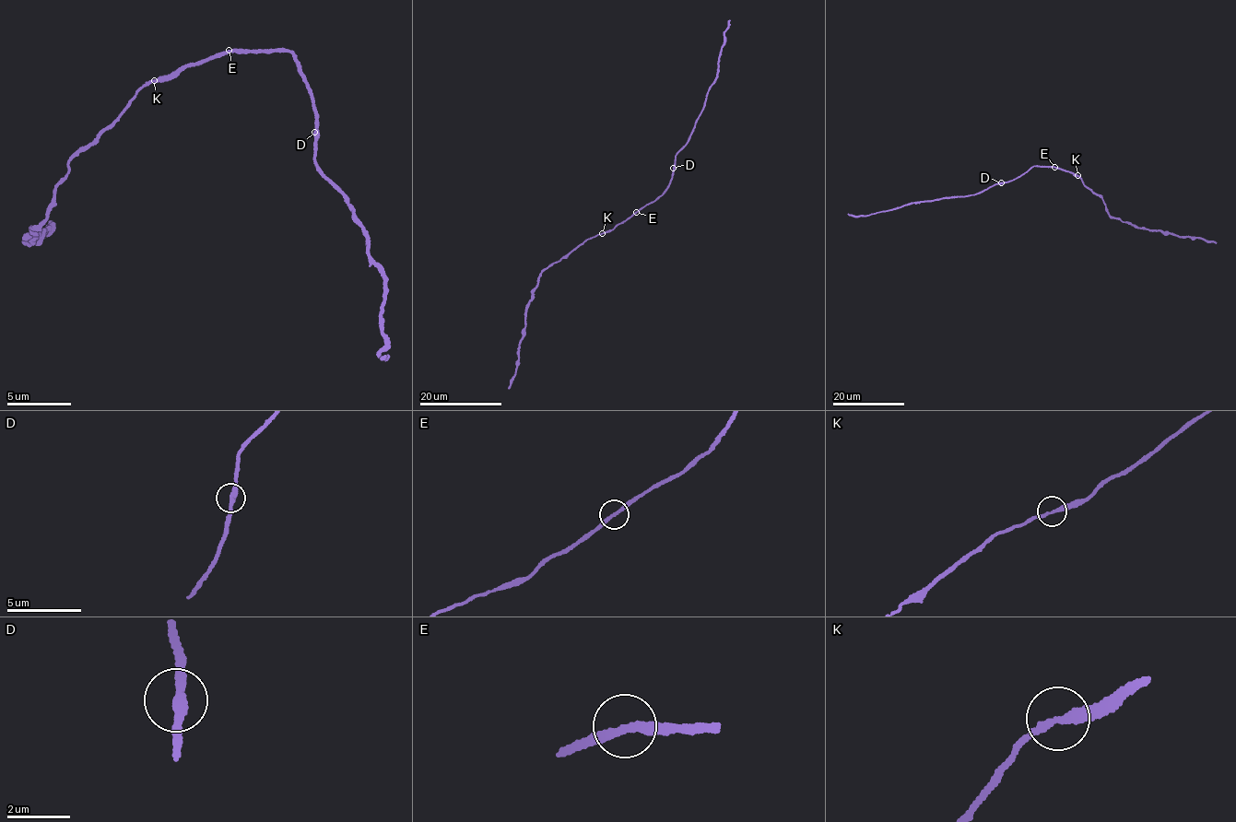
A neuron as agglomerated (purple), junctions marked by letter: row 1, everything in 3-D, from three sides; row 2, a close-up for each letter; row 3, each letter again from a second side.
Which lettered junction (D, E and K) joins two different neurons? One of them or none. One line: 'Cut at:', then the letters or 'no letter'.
Cut at: no letter

